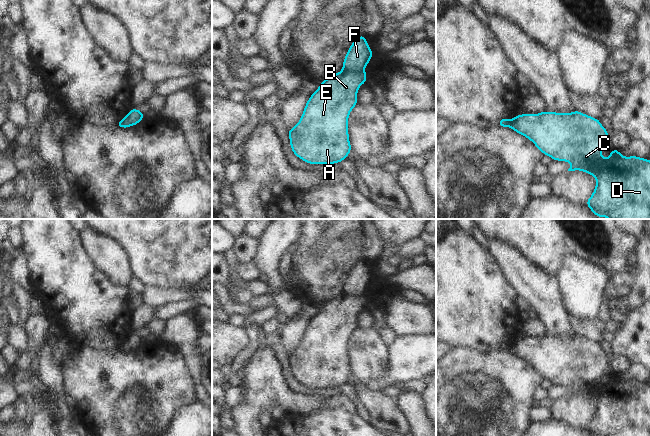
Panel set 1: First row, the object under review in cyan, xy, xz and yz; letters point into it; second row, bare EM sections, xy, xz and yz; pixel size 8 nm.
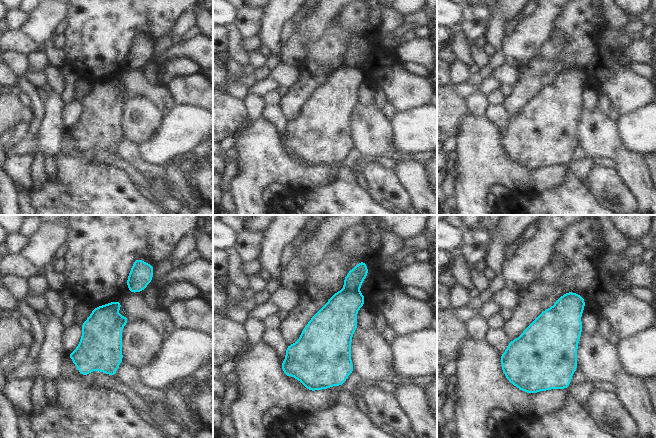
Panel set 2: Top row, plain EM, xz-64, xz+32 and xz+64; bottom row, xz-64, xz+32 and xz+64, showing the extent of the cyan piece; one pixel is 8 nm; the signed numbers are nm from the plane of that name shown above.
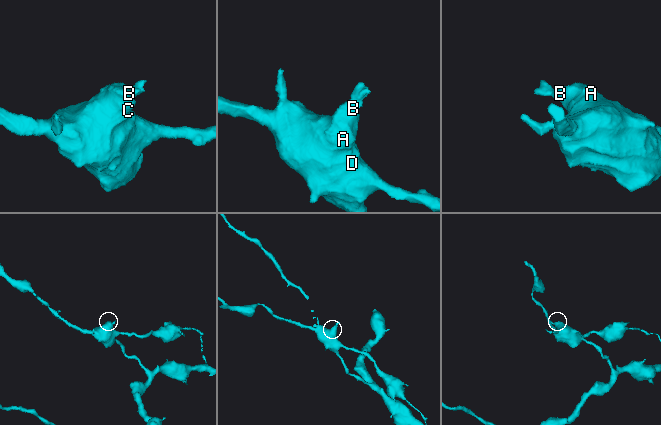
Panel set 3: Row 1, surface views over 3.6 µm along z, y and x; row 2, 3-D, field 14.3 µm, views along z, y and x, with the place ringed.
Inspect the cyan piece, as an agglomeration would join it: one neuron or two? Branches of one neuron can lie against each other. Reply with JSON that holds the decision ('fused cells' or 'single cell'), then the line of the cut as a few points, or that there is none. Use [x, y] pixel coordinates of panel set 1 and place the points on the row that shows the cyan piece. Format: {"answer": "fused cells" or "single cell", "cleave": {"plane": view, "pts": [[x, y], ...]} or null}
{"answer": "fused cells", "cleave": {"plane": "xz", "pts": [[343, 68], [351, 72], [362, 71]]}}

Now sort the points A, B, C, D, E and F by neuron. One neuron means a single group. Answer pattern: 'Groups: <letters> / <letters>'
Groups: A B C D E / F.

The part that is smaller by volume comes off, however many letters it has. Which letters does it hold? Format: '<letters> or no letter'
F

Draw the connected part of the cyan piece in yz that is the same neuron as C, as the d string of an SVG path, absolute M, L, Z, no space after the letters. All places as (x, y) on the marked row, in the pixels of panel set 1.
M575 110L573 113L556 113L544 111L539 114L525 113L522 115L517 115L511 120L510 127L515 132L531 140L544 155L550 156L553 160L570 162L571 167L568 169L568 171L581 170L585 173L593 175L596 178L595 190L591 197L587 200L586 205L597 217L607 217L609 219L650 219L650 160L639 158L637 156L624 157L617 149L613 149L608 158L602 158L601 152L608 142L608 130L602 127L600 120L583 114L577 110Z

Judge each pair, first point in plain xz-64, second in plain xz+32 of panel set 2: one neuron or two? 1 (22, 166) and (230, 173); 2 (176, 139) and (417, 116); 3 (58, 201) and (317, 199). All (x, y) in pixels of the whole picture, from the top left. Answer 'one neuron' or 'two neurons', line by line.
1: one neuron
2: one neuron
3: one neuron

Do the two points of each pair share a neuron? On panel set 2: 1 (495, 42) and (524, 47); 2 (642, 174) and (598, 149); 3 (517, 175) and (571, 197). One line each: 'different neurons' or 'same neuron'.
1: different neurons
2: same neuron
3: different neurons

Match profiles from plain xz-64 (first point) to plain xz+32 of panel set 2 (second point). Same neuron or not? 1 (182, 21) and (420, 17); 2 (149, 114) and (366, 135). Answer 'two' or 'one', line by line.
1: one
2: one

